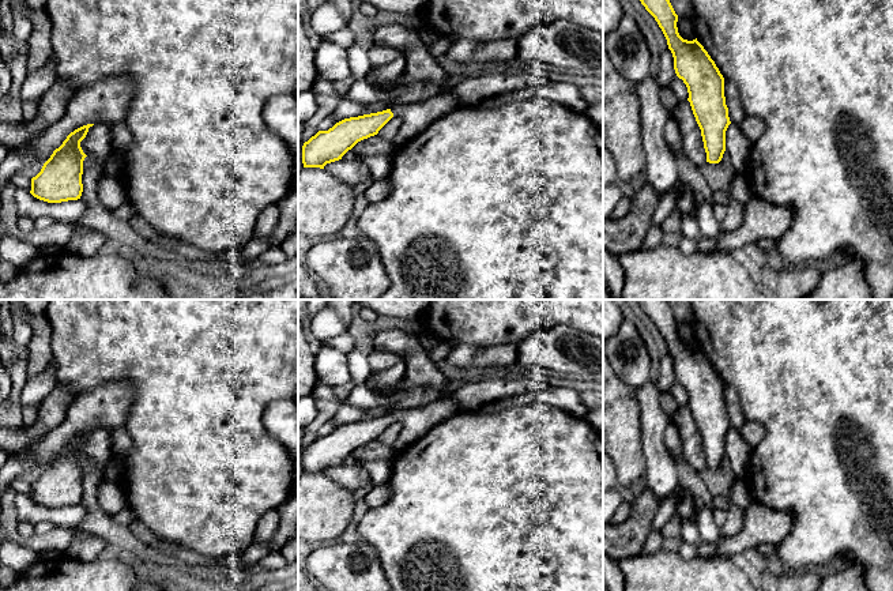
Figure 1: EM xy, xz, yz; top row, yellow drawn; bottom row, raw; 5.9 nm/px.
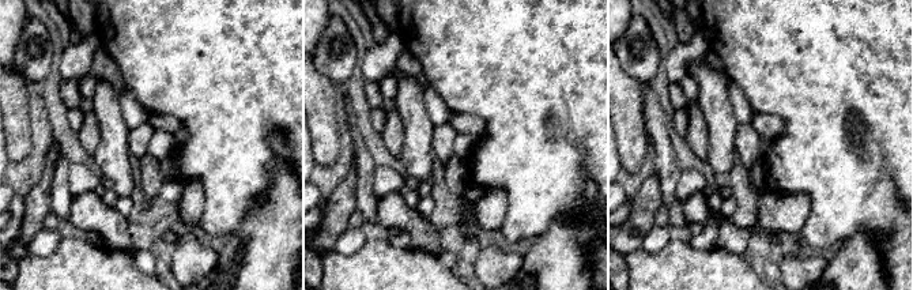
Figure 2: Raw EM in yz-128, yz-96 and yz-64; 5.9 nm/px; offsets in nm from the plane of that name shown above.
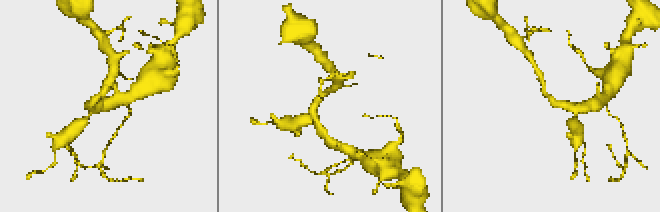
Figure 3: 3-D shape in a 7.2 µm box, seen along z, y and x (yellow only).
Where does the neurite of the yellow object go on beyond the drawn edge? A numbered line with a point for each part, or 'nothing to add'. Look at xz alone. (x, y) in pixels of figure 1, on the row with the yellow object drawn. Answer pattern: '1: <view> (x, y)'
1: xz (417, 117)

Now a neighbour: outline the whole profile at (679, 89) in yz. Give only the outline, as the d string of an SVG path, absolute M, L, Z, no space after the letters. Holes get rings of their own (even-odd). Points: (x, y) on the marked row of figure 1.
M678 76L672 79L668 87L674 91L679 101L686 101L689 98L687 87Z

